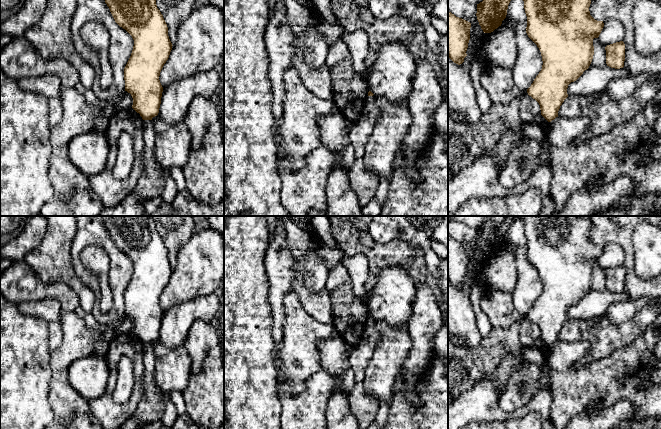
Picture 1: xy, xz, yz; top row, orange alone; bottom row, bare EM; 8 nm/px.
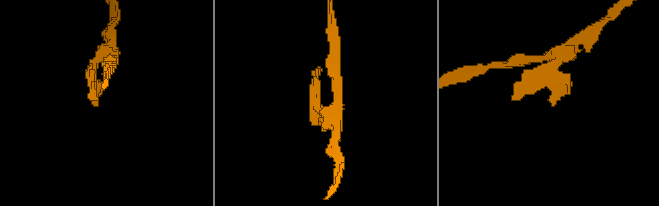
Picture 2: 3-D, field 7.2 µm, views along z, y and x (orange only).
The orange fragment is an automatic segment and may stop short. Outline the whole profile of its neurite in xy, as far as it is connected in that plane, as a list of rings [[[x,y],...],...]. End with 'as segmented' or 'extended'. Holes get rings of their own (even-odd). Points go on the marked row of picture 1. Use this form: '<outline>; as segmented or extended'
[[[105,0],[115,22],[133,38],[131,56],[124,68],[125,91],[133,98],[132,108],[143,120],[152,120],[159,113],[163,87],[160,72],[169,58],[172,43],[168,36],[168,27],[157,8],[156,0]]]; as segmented

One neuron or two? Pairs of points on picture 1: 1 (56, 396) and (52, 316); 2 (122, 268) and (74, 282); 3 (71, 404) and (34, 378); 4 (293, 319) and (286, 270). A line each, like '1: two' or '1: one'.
1: two
2: two
3: two
4: two

